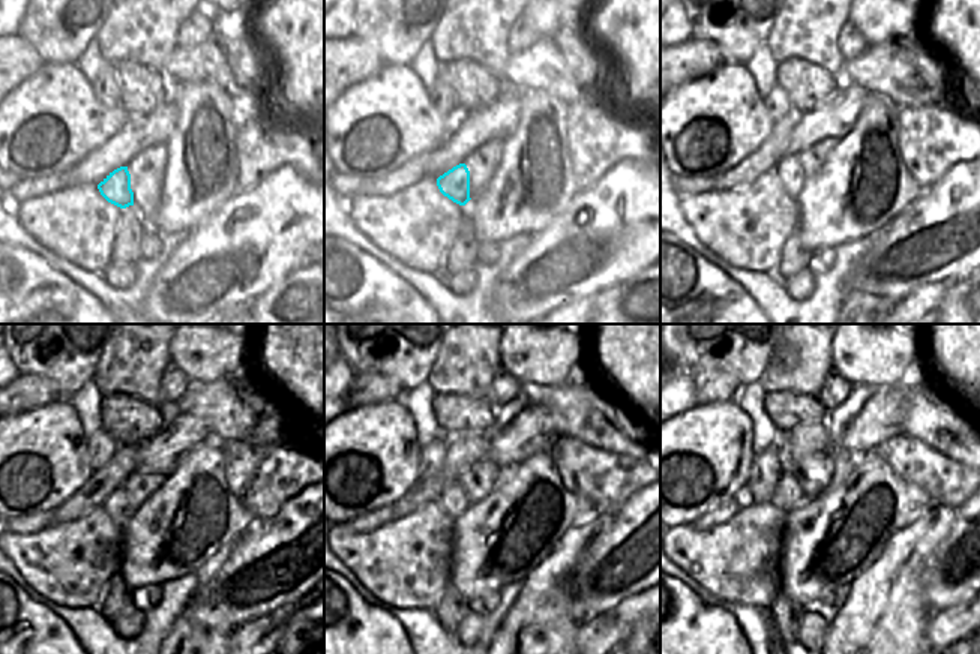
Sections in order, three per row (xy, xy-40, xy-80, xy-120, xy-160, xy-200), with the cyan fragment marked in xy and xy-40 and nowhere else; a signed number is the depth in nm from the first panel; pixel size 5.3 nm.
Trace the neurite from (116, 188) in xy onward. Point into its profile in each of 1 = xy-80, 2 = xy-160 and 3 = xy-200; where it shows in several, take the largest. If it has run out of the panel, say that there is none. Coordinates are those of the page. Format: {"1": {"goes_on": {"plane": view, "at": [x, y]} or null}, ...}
{"1": {"goes_on": {"plane": "xy-80", "at": [790, 170]}}, "2": {"goes_on": {"plane": "xy-160", "at": [453, 501]}}, "3": {"goes_on": {"plane": "xy-200", "at": [788, 495]}}}

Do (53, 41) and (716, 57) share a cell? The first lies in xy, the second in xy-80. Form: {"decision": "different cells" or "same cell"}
{"decision": "different cells"}

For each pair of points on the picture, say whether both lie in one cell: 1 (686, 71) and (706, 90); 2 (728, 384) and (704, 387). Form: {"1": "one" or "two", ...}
{"1": "two", "2": "one"}

